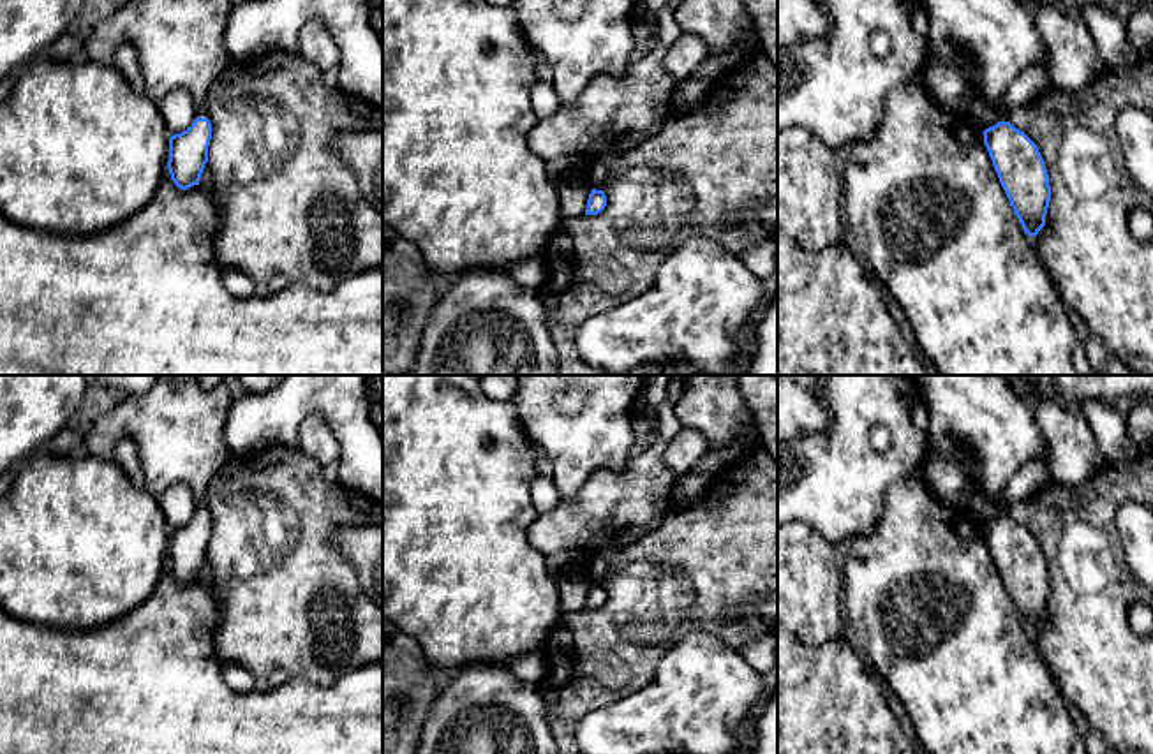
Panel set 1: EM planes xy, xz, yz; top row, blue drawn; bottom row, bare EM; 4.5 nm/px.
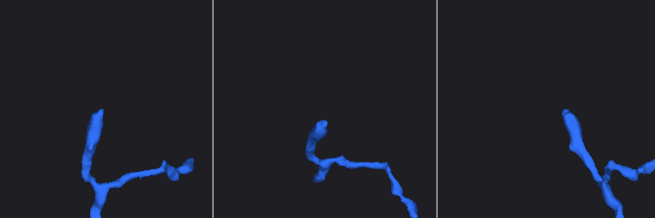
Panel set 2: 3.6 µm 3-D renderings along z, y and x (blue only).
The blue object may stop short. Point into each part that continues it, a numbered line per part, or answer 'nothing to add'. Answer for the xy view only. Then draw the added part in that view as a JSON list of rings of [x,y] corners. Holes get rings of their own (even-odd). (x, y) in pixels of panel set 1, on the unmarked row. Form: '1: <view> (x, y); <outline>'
1: xy (177, 425); [[[159,375],[141,395],[122,395],[120,402],[97,418],[85,439],[85,455],[113,458],[120,437],[129,437],[139,456],[145,490],[160,497],[169,486],[185,483],[192,488],[199,513],[206,513],[206,490],[212,477],[229,458],[224,440],[233,393],[224,382],[206,389],[196,375]]]

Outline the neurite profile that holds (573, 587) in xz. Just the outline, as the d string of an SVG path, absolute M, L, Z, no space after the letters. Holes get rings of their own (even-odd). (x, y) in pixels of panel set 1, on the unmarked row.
M571 571L557 578L562 611L576 613L580 610L585 610L591 585L592 585L592 580L585 571Z

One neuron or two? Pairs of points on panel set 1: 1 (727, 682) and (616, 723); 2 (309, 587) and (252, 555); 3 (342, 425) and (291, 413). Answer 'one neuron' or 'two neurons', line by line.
1: one neuron
2: one neuron
3: one neuron

